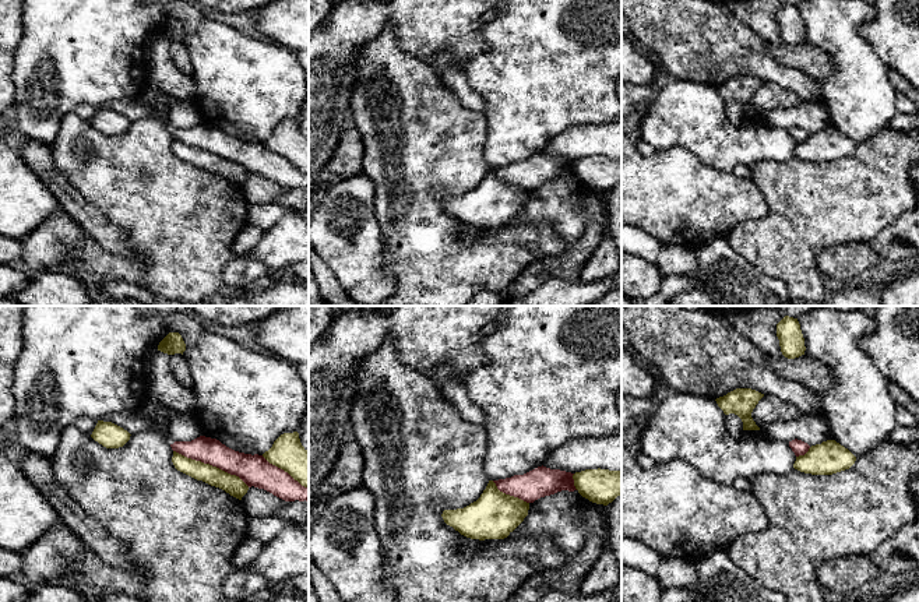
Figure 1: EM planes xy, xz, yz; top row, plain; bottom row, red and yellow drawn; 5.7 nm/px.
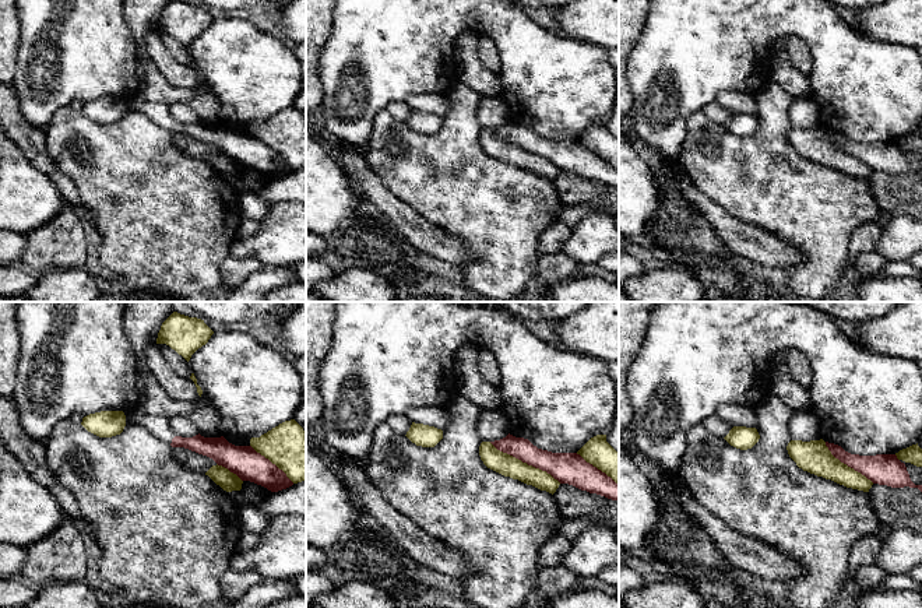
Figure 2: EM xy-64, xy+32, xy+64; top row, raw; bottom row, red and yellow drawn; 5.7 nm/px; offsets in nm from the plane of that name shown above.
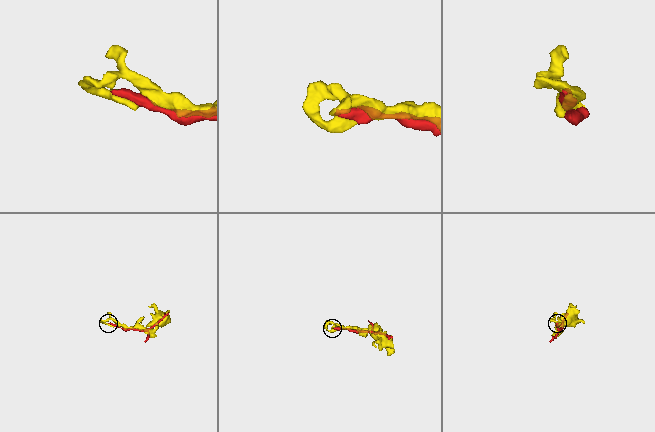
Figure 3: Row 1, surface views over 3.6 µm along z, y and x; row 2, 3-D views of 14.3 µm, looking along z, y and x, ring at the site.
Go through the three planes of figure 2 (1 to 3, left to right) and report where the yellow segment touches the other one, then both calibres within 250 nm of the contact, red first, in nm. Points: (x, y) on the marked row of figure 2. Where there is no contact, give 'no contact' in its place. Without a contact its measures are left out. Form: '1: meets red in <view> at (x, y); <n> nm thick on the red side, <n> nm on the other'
1: meets red in xy-64 at (271, 463); 180 nm thick on the red side, 280 nm on the other
2: meets red in xy+32 at (525, 461); 180 nm thick on the red side, 120 nm on the other
3: meets red in xy+64 at (847, 464); 180 nm thick on the red side, 190 nm on the other

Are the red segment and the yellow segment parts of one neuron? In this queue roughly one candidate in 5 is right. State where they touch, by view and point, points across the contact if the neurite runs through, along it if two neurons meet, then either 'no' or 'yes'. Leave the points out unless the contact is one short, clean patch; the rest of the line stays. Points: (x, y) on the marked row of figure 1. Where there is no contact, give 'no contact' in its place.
meets red in xy at (211, 464); no

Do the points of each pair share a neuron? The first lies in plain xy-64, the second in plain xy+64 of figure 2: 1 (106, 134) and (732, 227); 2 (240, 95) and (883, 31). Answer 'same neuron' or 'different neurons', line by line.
1: different neurons
2: different neurons

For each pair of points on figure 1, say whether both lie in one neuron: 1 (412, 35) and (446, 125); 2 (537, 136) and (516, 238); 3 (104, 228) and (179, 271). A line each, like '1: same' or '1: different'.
1: different
2: different
3: different

